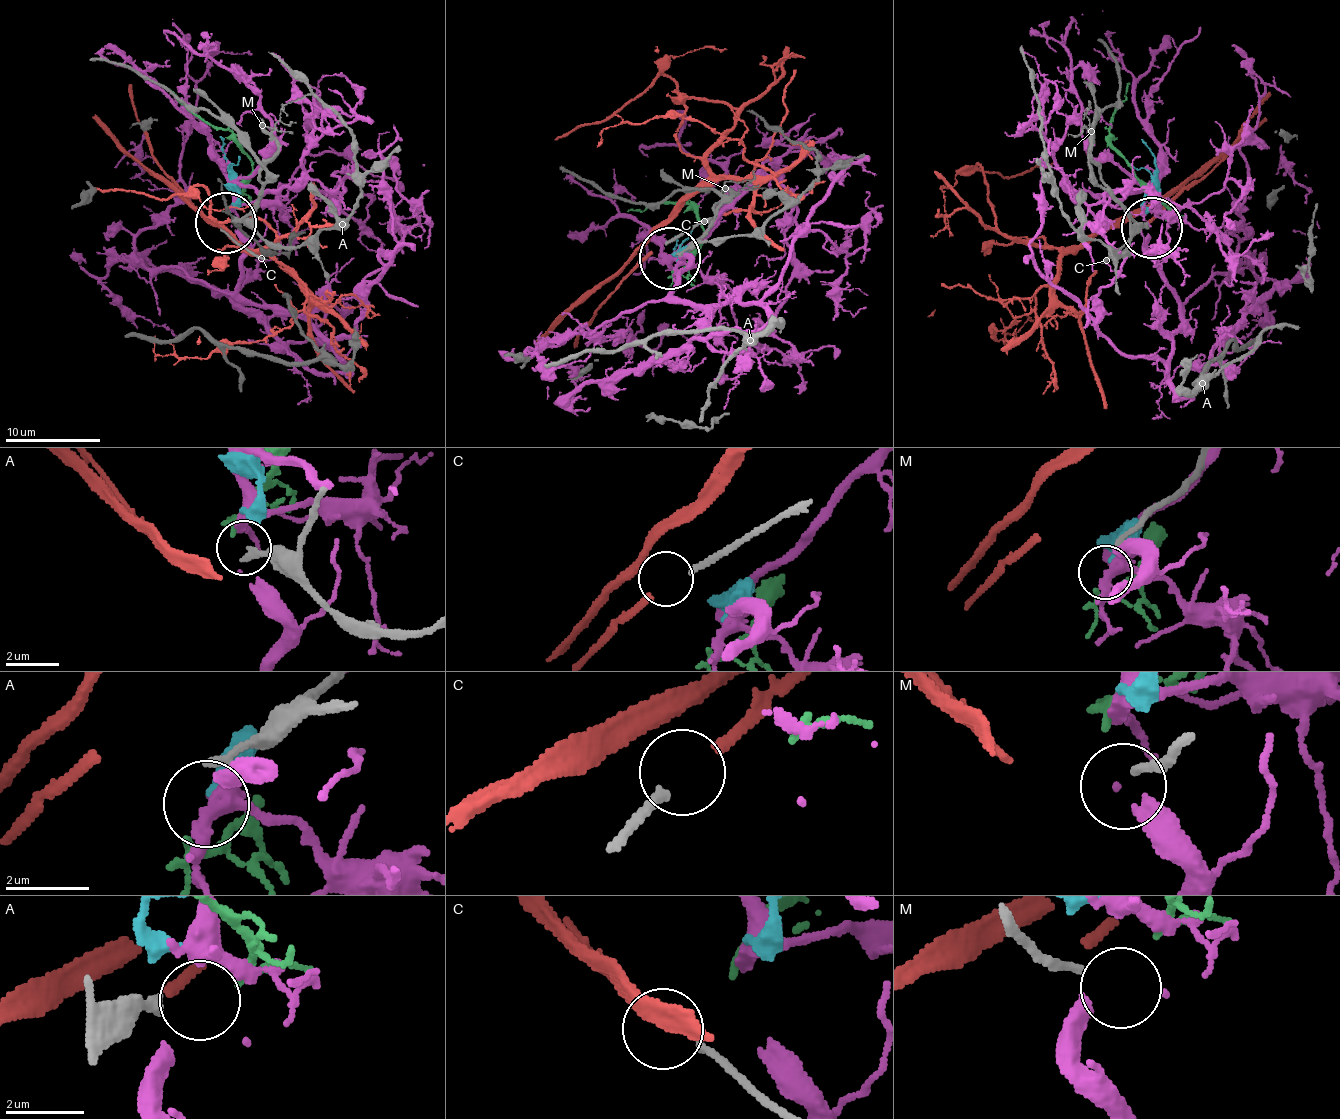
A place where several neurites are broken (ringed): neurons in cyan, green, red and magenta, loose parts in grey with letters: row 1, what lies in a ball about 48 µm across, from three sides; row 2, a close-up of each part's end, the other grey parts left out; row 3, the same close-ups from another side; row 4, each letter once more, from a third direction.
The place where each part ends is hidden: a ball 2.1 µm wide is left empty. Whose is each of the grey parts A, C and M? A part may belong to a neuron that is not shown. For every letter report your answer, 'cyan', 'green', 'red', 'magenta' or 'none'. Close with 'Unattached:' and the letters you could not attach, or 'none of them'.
A: none
C: red
M: none
Unattached: A, M

